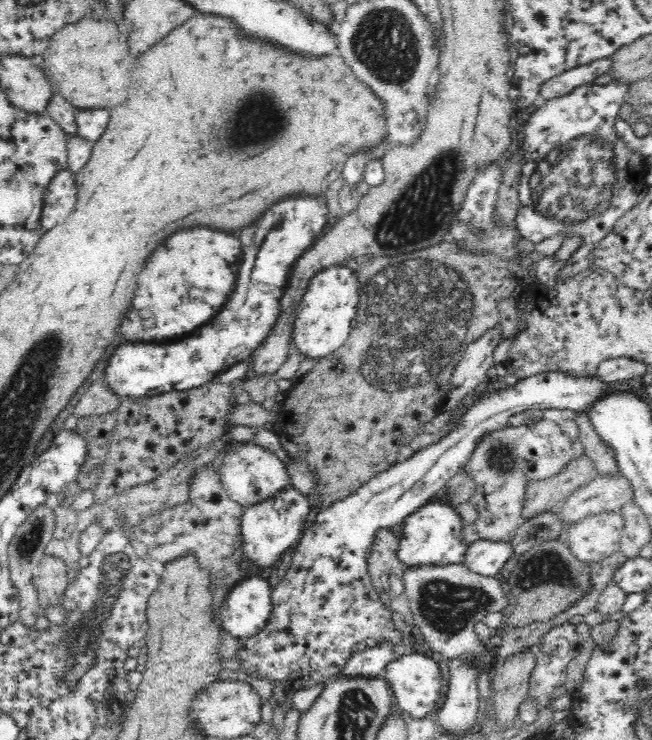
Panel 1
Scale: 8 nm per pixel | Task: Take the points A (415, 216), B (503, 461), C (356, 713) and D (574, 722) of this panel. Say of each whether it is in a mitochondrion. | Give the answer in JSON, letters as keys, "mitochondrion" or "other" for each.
{"A":"mitochondrion","B":"mitochondrion","C":"mitochondrion","D":"other"}

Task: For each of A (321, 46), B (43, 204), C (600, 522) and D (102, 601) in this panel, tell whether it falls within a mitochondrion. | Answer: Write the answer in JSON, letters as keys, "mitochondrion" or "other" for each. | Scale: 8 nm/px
{"A":"other","B":"other","C":"other","D":"mitochondrion"}

